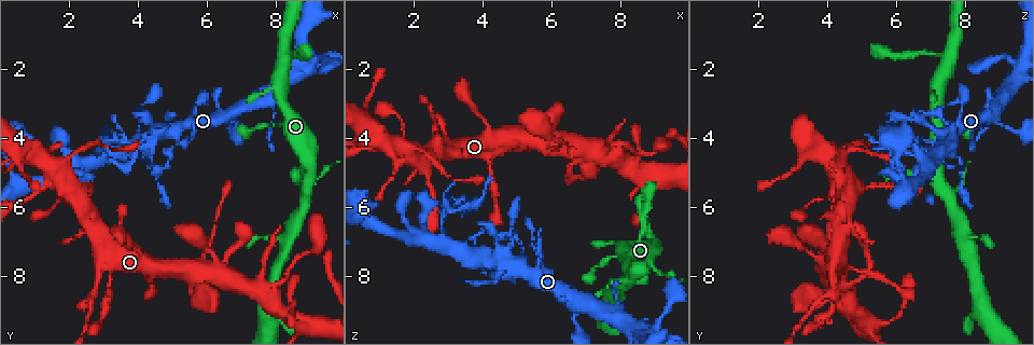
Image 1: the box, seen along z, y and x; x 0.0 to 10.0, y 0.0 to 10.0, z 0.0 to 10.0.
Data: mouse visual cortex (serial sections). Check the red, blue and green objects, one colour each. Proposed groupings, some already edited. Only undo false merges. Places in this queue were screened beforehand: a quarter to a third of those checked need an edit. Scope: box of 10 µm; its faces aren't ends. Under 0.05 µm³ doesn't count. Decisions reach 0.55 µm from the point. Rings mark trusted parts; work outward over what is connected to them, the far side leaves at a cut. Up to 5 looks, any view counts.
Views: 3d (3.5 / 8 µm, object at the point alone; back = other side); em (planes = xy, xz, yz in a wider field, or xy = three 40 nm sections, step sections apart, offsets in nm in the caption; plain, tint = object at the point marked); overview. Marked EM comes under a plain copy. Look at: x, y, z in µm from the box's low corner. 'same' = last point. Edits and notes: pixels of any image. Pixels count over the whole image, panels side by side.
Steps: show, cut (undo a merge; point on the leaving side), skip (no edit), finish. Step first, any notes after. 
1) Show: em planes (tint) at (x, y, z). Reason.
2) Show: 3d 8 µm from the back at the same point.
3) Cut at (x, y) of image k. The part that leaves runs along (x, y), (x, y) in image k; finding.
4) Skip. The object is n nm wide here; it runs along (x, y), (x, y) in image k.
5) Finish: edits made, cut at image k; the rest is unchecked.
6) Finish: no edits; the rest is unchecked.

Show: 3d 8 µm at (8.90, 5.50, 7.75). Three-way junction.

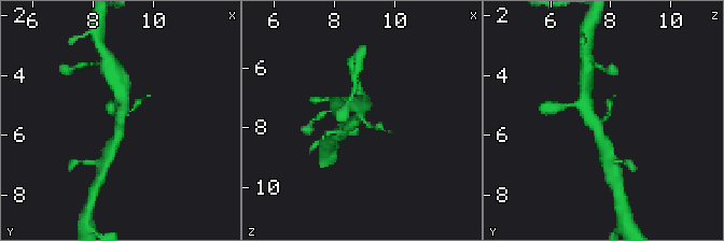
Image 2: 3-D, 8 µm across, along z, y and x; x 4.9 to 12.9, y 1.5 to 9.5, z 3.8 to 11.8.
Show: 3d 3.5 µm at the same point.

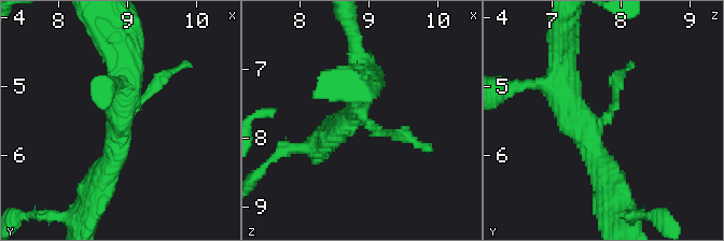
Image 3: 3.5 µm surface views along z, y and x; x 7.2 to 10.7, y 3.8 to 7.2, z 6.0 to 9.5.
Show: em xy step 5 (tint) at (8.95, 5.45, 7.75). 3 arms meet here; the arms are 150, 300, 400 nm wide.

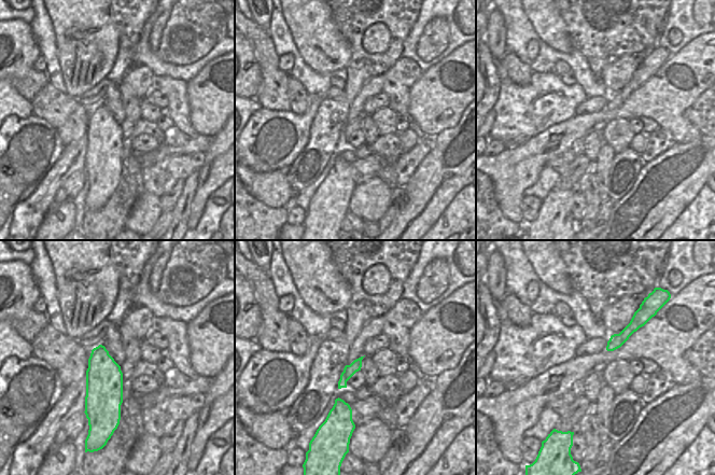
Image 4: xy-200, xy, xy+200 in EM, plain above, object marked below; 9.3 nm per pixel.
Skip. It runs along (365, 78), (365, 122), (415, 141) in image 3; continuous, no second cell.

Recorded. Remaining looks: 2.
Show: 3d 3.5 µm from the back at (6.70, 8.20, 4.55).

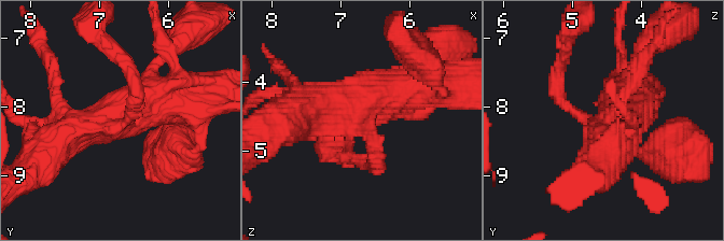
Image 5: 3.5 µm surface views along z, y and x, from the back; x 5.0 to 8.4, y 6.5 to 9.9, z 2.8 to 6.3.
Show: em xy step 1 (tint) at (6.75, 8.20, 4.60).

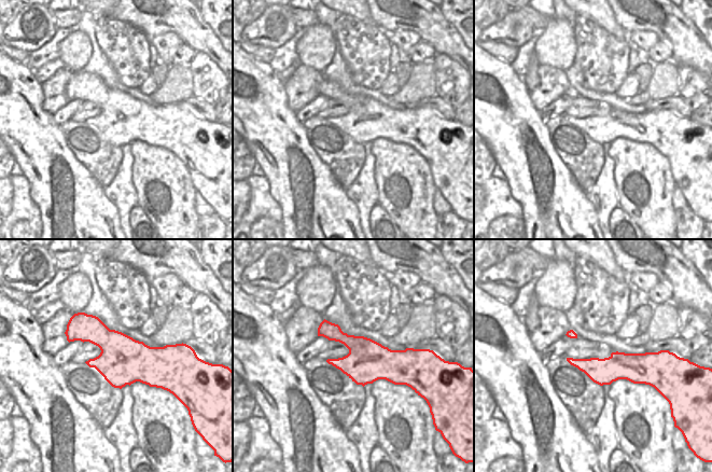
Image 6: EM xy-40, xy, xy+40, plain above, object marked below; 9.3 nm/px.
Skip. It runs along (173, 99), (51, 152) in image 5; one cell here.

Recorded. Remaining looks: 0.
Finish: no edits; the rest is unchecked.

